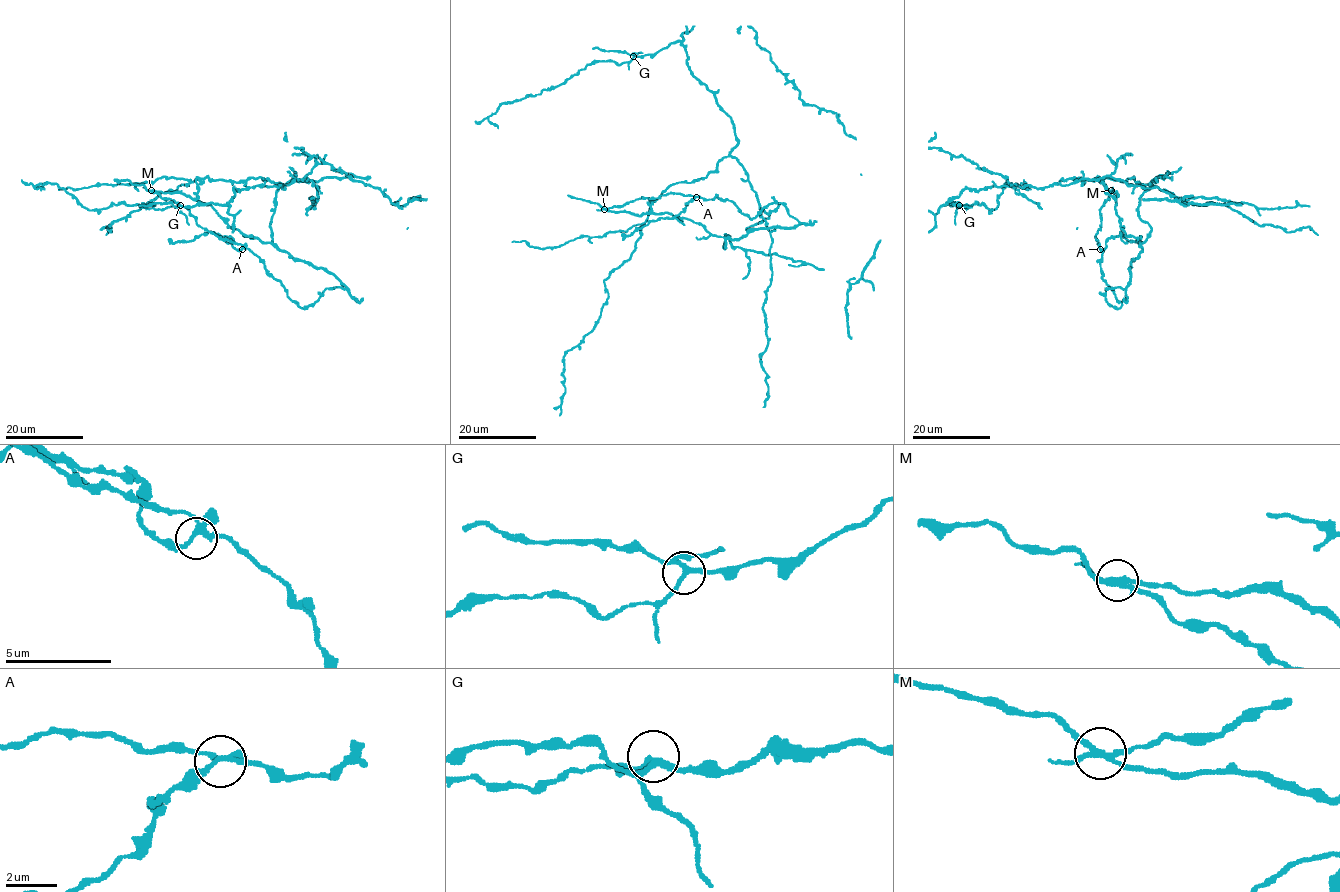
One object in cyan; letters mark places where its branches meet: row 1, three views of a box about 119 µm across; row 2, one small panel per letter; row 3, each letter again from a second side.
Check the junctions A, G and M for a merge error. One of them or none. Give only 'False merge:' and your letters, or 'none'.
False merge: none

